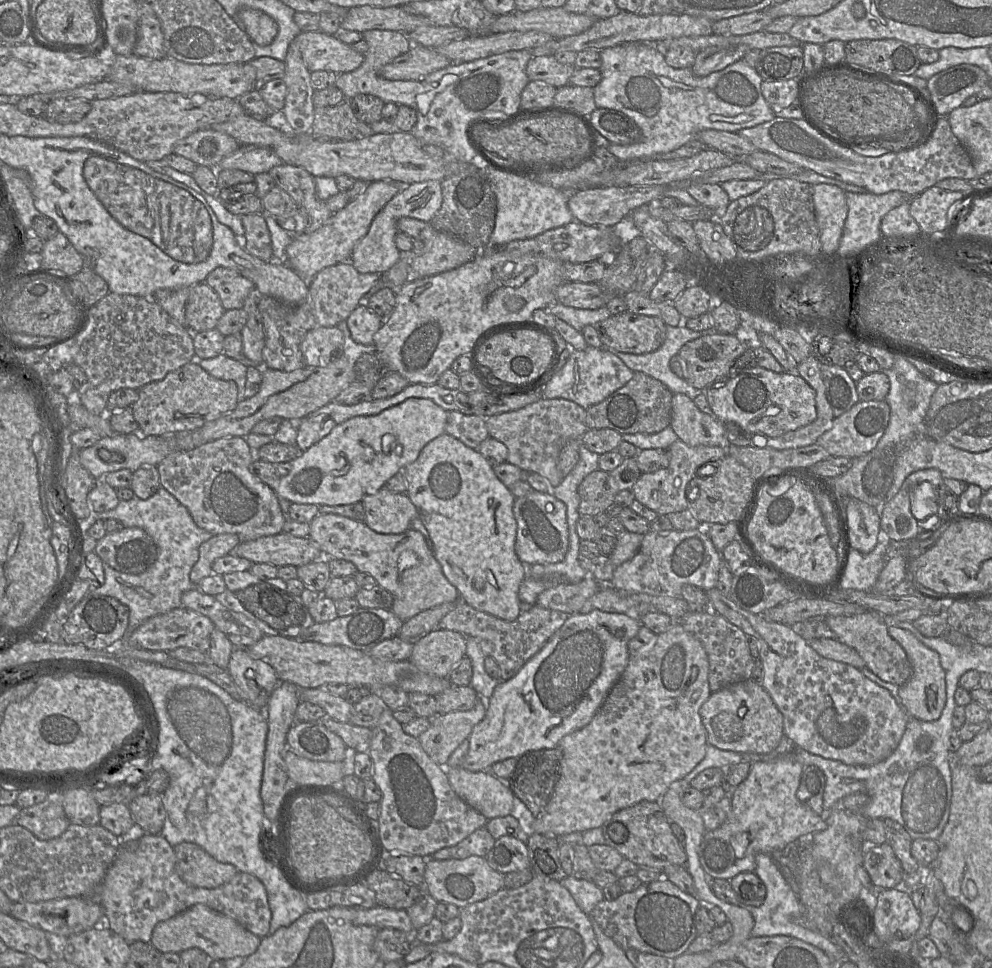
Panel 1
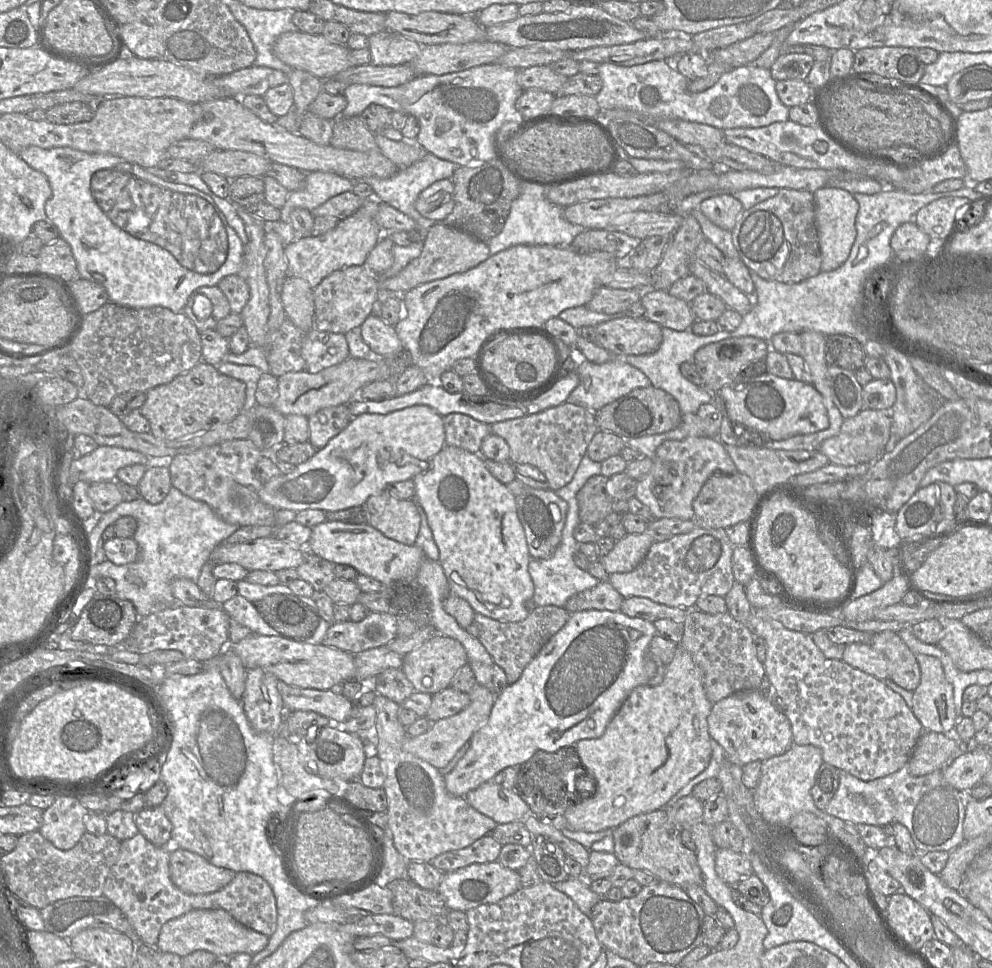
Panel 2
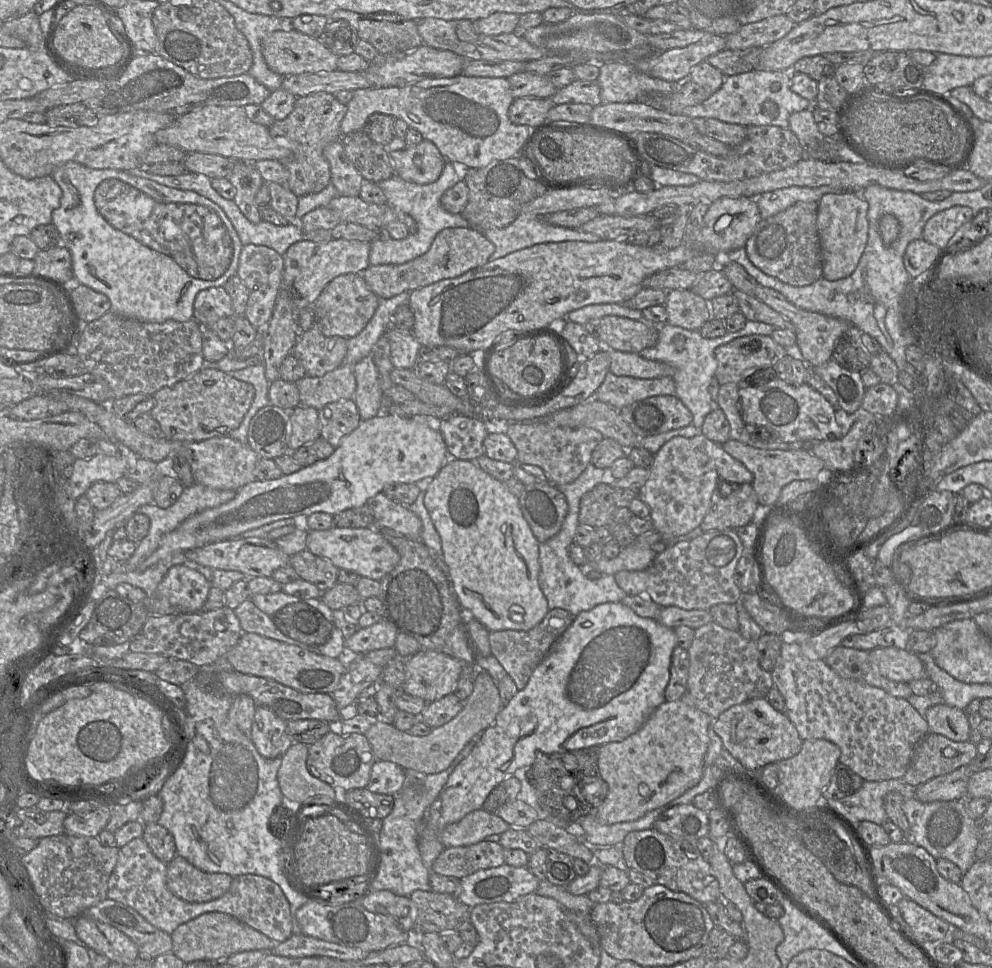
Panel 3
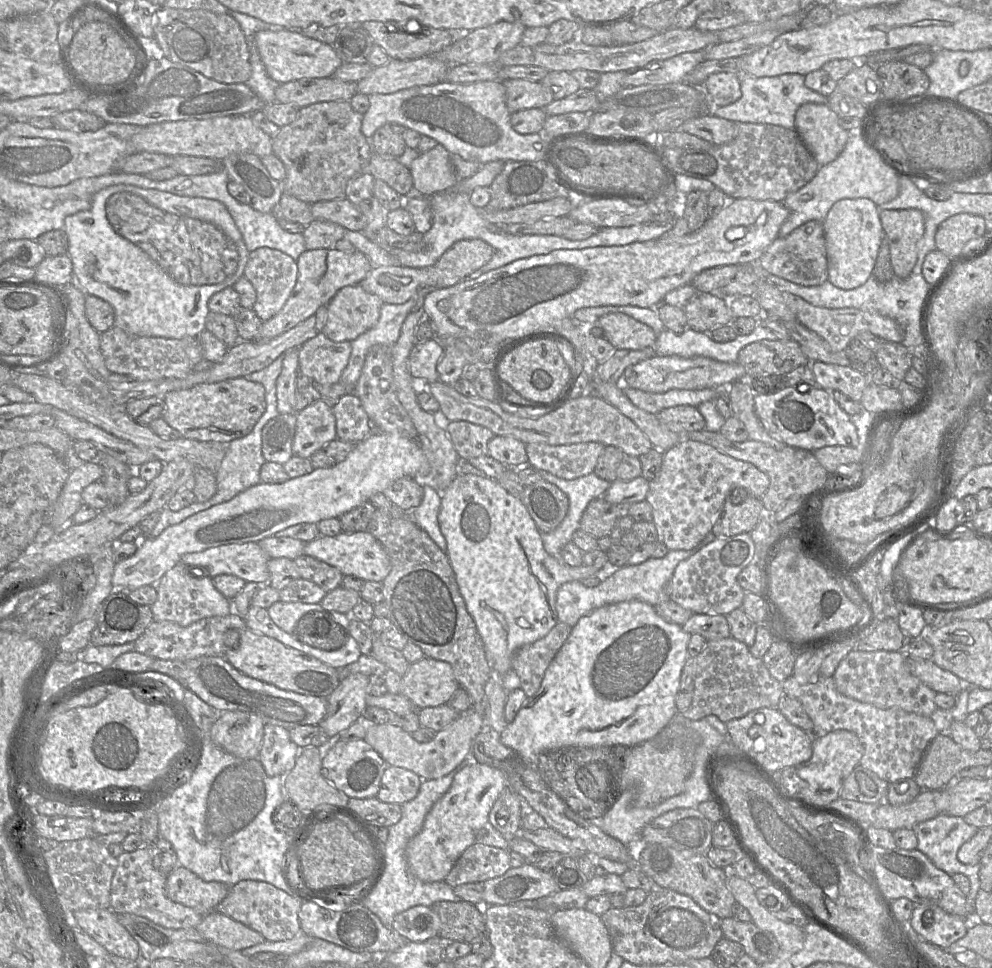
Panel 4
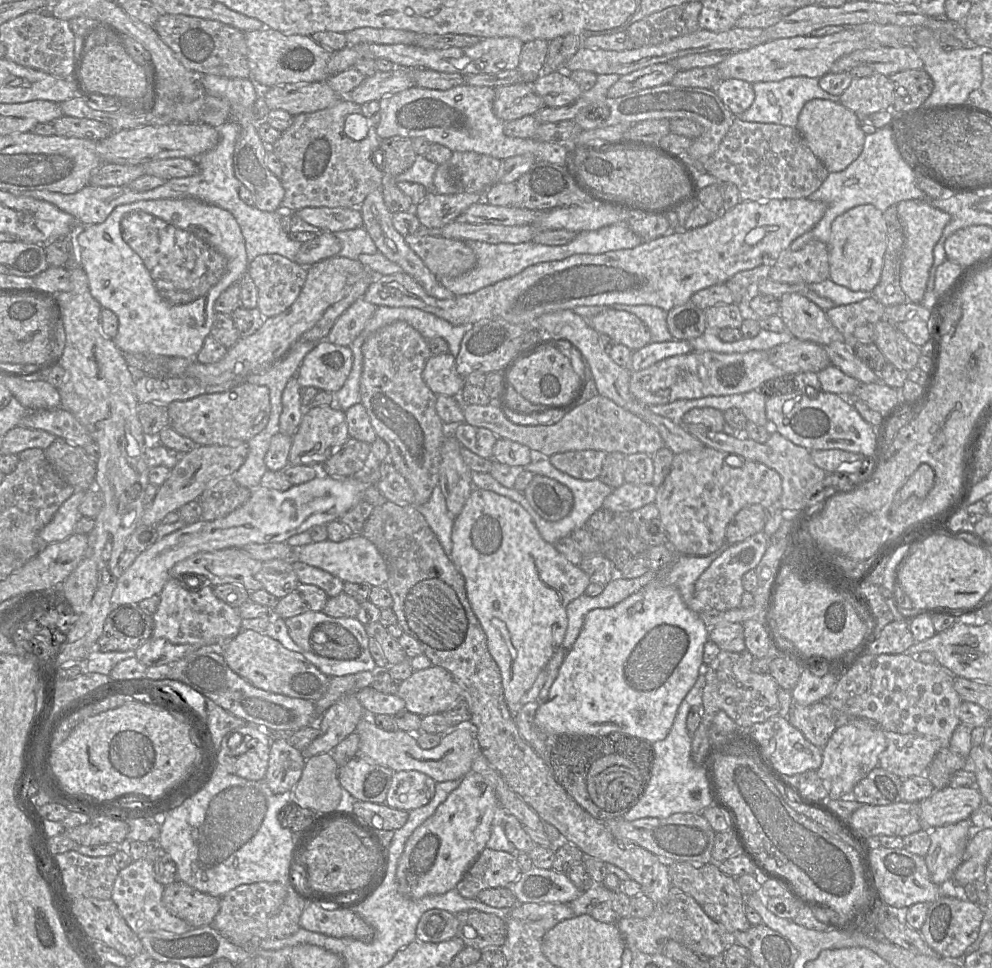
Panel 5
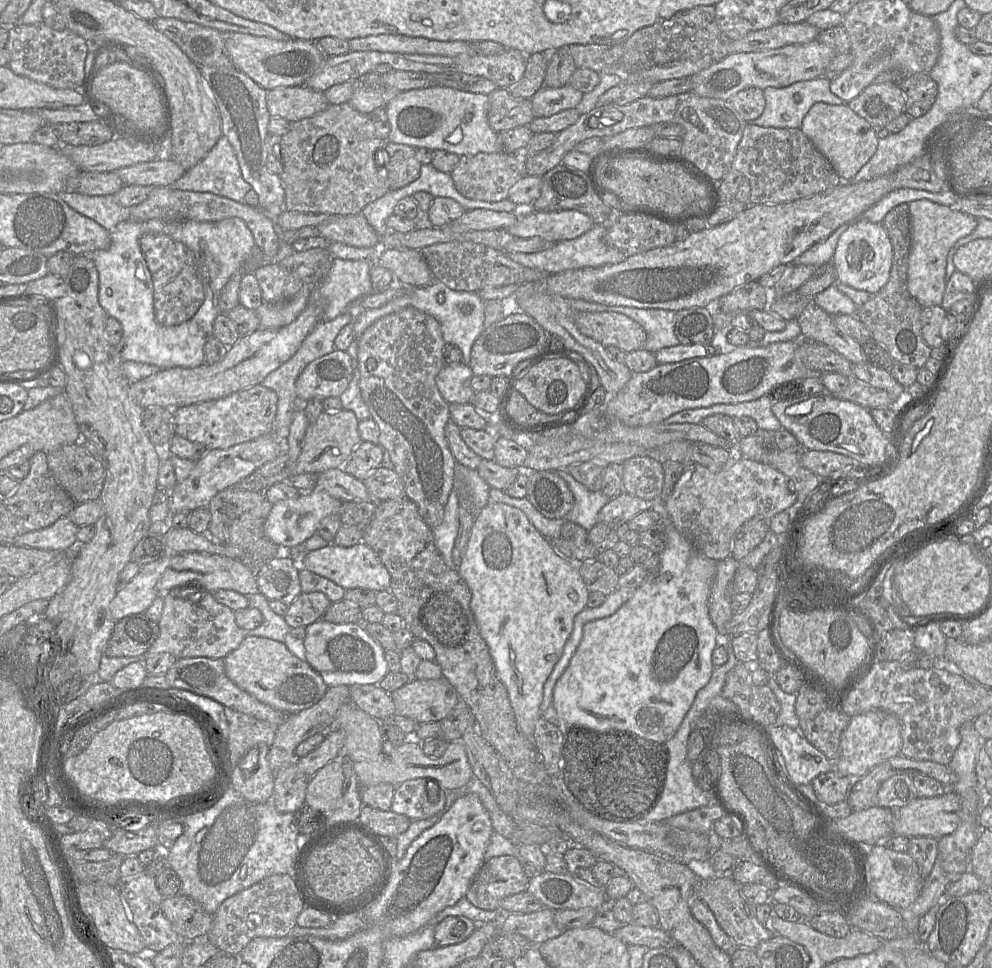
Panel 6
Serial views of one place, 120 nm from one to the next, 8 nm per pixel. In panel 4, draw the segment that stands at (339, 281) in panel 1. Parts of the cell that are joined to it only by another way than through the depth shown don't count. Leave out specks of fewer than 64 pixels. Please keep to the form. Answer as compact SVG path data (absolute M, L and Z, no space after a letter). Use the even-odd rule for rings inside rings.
M360 284L345 286L326 305L327 320L322 333L334 342L351 342L376 324L382 303L378 296L366 292Z

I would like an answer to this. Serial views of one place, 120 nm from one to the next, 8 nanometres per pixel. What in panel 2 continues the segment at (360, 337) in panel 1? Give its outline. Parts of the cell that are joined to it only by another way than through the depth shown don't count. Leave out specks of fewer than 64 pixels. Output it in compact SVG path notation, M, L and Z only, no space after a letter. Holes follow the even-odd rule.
M371 314L359 328L365 343L380 357L391 357L404 351L395 327L380 315Z

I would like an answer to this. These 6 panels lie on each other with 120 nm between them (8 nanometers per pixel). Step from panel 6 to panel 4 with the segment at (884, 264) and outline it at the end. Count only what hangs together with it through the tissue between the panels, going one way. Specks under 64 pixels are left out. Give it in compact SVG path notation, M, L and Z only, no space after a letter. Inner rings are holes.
M868 198L841 199L833 204L822 222L827 252L827 278L834 286L851 290L872 275L884 231L880 208Z

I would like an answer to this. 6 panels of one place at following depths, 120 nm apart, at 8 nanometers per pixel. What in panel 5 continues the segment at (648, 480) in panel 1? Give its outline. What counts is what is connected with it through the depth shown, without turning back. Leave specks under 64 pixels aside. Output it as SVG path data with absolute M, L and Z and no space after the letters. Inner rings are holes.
M703 447L674 455L669 474L657 488L654 504L659 510L659 520L666 531L668 544L674 552L678 555L706 556L726 542L727 525L738 511L752 504L760 504L767 510L772 505L778 505L781 495L782 480L775 470L737 454Z

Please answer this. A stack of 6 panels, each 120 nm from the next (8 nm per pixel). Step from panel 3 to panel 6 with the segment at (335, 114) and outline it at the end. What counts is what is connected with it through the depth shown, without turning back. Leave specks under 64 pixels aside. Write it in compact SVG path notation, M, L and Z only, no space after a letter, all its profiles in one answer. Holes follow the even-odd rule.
M349 102L334 105L330 104L323 111L311 117L299 120L295 123L291 123L290 130L285 135L281 136L280 144L280 155L283 170L279 176L282 181L285 192L283 210L291 212L322 213L330 216L346 216L361 214L362 210L368 204L381 198L389 191L389 187L387 185L387 172L384 168L377 165L377 160L379 162L379 159L376 156L377 152L378 154L383 153L383 151L385 150L384 145L386 144L386 142L390 141L384 140L376 136L374 124L370 120L369 116L354 109Z

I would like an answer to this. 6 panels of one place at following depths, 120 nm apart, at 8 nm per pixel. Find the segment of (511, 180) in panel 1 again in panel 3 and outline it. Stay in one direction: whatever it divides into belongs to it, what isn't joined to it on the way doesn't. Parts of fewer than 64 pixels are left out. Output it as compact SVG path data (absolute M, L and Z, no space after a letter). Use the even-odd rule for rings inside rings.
M521 212L508 226L487 229L481 232L495 246L495 251L490 256L490 261L541 243L564 241L597 242L602 240L599 236L589 232L552 225L546 222L544 216L526 215L526 213Z

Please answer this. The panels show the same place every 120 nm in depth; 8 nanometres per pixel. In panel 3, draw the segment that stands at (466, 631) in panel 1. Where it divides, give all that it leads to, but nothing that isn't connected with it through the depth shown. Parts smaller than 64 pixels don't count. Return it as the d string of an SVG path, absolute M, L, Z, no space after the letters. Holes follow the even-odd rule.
M561 608L550 609L543 620L529 630L499 630L489 632L491 652L515 682L517 689L526 687L529 679L556 641L574 621L574 616Z

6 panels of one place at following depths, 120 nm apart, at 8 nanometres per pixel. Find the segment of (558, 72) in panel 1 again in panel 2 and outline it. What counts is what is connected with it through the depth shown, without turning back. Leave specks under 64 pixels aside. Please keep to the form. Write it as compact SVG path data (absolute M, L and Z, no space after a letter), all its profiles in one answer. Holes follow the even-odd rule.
M549 65L531 66L519 70L517 82L523 91L539 89L552 94L559 94L568 78L555 72Z

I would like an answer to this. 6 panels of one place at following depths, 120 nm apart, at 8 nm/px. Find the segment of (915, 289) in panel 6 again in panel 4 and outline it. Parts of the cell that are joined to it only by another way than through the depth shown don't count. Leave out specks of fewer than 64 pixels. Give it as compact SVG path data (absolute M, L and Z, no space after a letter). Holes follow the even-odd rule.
M885 209L880 210L880 221L888 239L894 274L905 279L911 274L917 261L917 244L925 231L924 215L918 209Z

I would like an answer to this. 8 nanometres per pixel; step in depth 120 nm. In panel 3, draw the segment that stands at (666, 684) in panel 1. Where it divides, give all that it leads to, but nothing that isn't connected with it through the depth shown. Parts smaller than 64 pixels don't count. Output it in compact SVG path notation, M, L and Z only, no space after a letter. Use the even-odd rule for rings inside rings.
M682 699L665 701L652 712L637 732L620 742L601 745L599 747L598 774L605 782L606 795L602 802L594 807L598 821L611 825L637 820L695 786L703 774L704 757L710 742L708 727L712 719L710 715L685 703Z

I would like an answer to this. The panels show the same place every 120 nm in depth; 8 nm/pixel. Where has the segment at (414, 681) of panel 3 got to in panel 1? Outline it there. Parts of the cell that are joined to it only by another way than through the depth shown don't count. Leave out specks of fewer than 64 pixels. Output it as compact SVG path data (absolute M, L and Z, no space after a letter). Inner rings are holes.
M437 629L414 643L410 661L421 671L449 677L466 656L467 637L457 631Z

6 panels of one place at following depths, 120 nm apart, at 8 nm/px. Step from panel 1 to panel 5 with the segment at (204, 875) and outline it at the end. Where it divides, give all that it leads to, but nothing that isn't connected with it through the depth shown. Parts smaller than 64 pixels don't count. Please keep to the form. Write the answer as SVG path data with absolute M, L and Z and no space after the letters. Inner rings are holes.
M180 880L164 885L162 903L190 927L212 925L220 909L220 898L203 893Z

